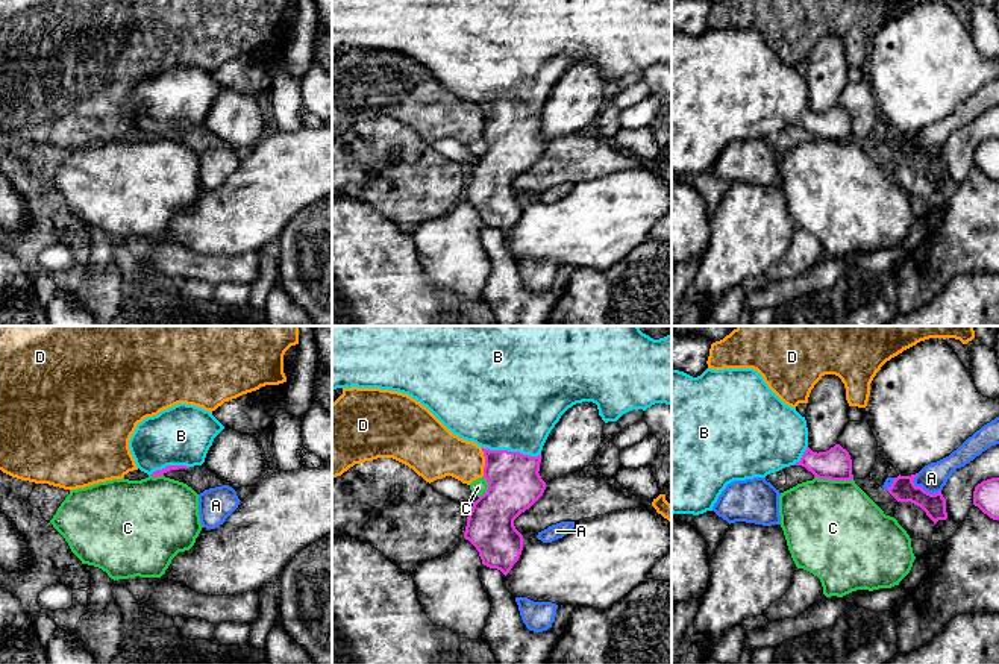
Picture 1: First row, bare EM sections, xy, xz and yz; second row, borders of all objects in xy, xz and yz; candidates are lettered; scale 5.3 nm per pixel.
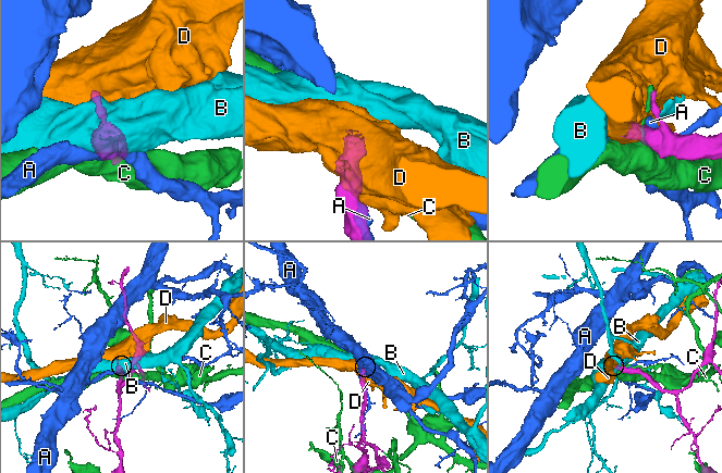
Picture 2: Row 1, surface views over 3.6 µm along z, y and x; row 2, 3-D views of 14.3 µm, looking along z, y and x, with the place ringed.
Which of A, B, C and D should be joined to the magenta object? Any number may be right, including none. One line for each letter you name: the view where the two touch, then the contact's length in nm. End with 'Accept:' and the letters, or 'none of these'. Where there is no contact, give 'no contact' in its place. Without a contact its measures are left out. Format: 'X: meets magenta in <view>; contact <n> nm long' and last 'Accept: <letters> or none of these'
B: meets magenta in xz; contact 320 nm long
Accept: B

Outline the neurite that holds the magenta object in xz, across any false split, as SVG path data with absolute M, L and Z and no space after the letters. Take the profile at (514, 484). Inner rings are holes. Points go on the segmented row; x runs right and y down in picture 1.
M332 326L332 390L352 387L408 394L426 406L450 432L482 447L485 456L484 478L488 482L488 490L473 502L464 538L476 547L484 565L497 568L506 576L518 561L525 540L515 529L514 520L529 509L546 490L546 482L538 471L541 450L550 431L568 408L582 402L596 403L605 423L617 421L632 409L646 411L655 403L672 406L672 334L653 340L643 334L638 326Z

